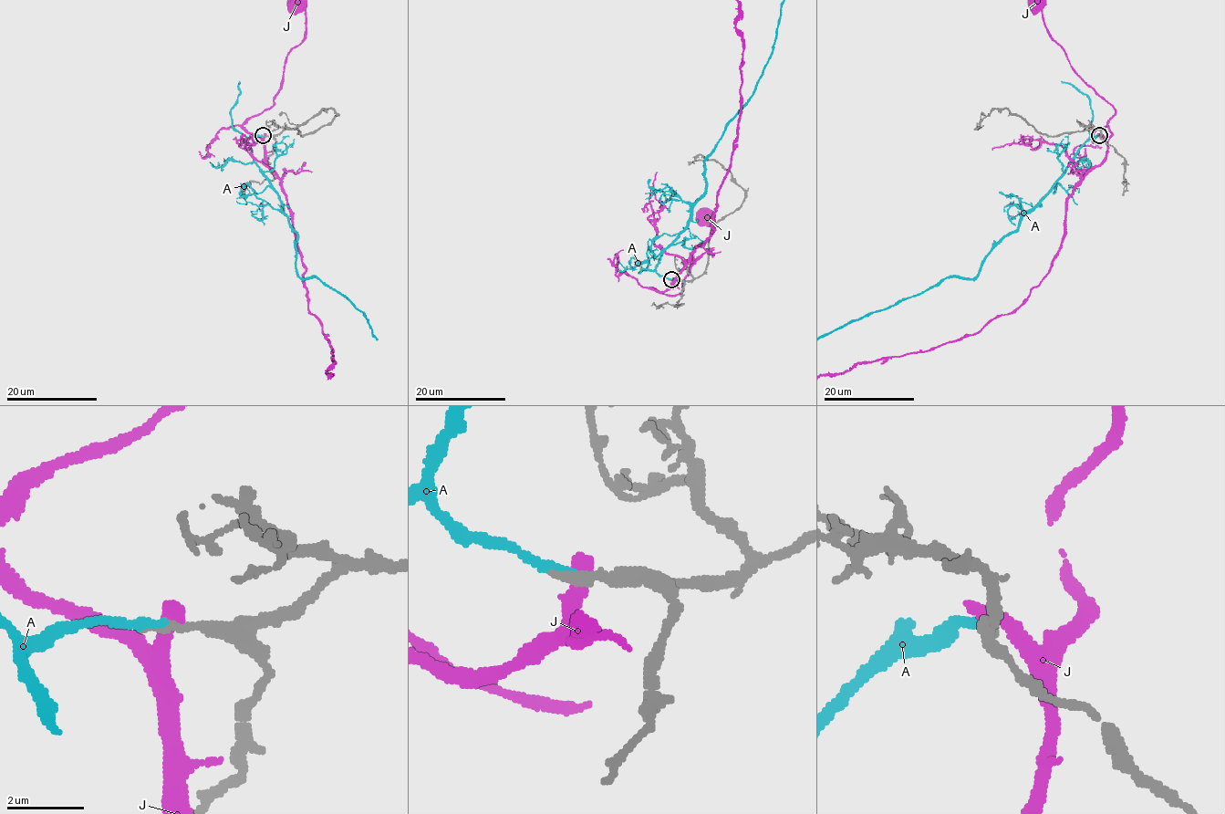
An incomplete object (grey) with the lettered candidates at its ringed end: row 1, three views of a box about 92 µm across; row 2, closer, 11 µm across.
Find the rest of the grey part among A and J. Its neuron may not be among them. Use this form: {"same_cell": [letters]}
{"same_cell": ["A"]}

